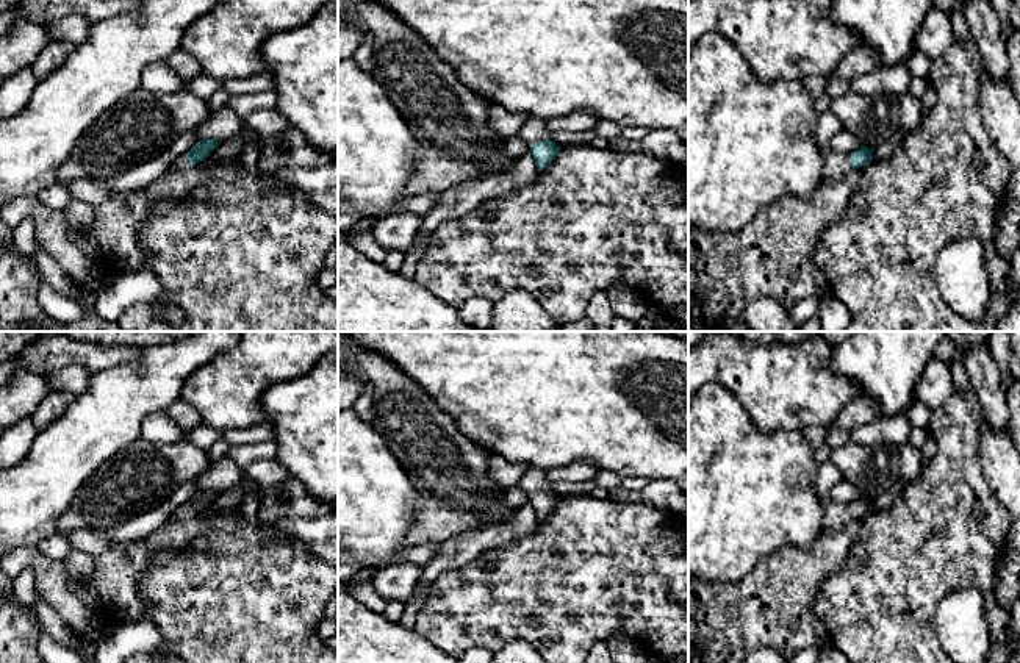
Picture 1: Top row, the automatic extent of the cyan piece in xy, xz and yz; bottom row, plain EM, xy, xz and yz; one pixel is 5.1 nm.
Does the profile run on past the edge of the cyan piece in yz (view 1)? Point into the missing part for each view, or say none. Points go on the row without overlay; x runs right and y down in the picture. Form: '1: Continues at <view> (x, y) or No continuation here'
1: Continues at yz (837, 515)

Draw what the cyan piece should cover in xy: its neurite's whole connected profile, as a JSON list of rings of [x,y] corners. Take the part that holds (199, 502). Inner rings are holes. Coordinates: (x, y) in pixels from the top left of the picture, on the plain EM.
[[[200,489],[186,505],[177,508],[169,521],[185,522],[203,511],[221,491],[217,489]]]

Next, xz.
[[[529,468],[516,486],[530,496],[538,521],[546,519],[562,499],[548,489],[546,471],[538,468]]]

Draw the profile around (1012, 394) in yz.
[[[1020,378],[1014,380],[1011,388],[1006,389],[1006,403],[1009,413],[1009,428],[1012,441],[1020,453]]]

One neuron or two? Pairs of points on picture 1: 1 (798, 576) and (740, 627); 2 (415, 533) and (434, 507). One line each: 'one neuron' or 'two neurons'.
1: one neuron
2: one neuron

